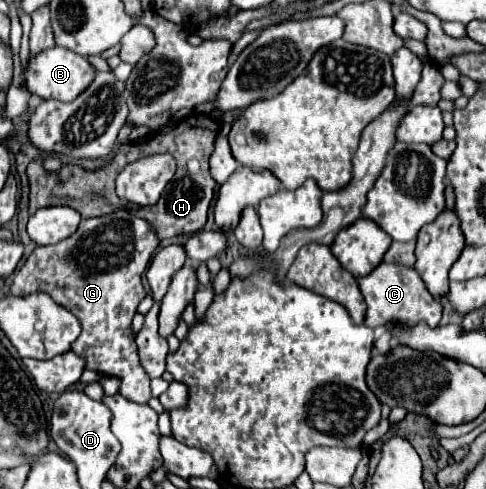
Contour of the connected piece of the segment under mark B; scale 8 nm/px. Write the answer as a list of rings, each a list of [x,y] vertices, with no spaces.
[[[59,46],[51,50],[39,52],[33,60],[29,60],[27,68],[27,88],[31,94],[37,94],[43,100],[59,100],[59,102],[73,102],[79,94],[83,94],[91,82],[95,80],[97,70],[91,66],[91,62],[71,50],[63,50]]]

